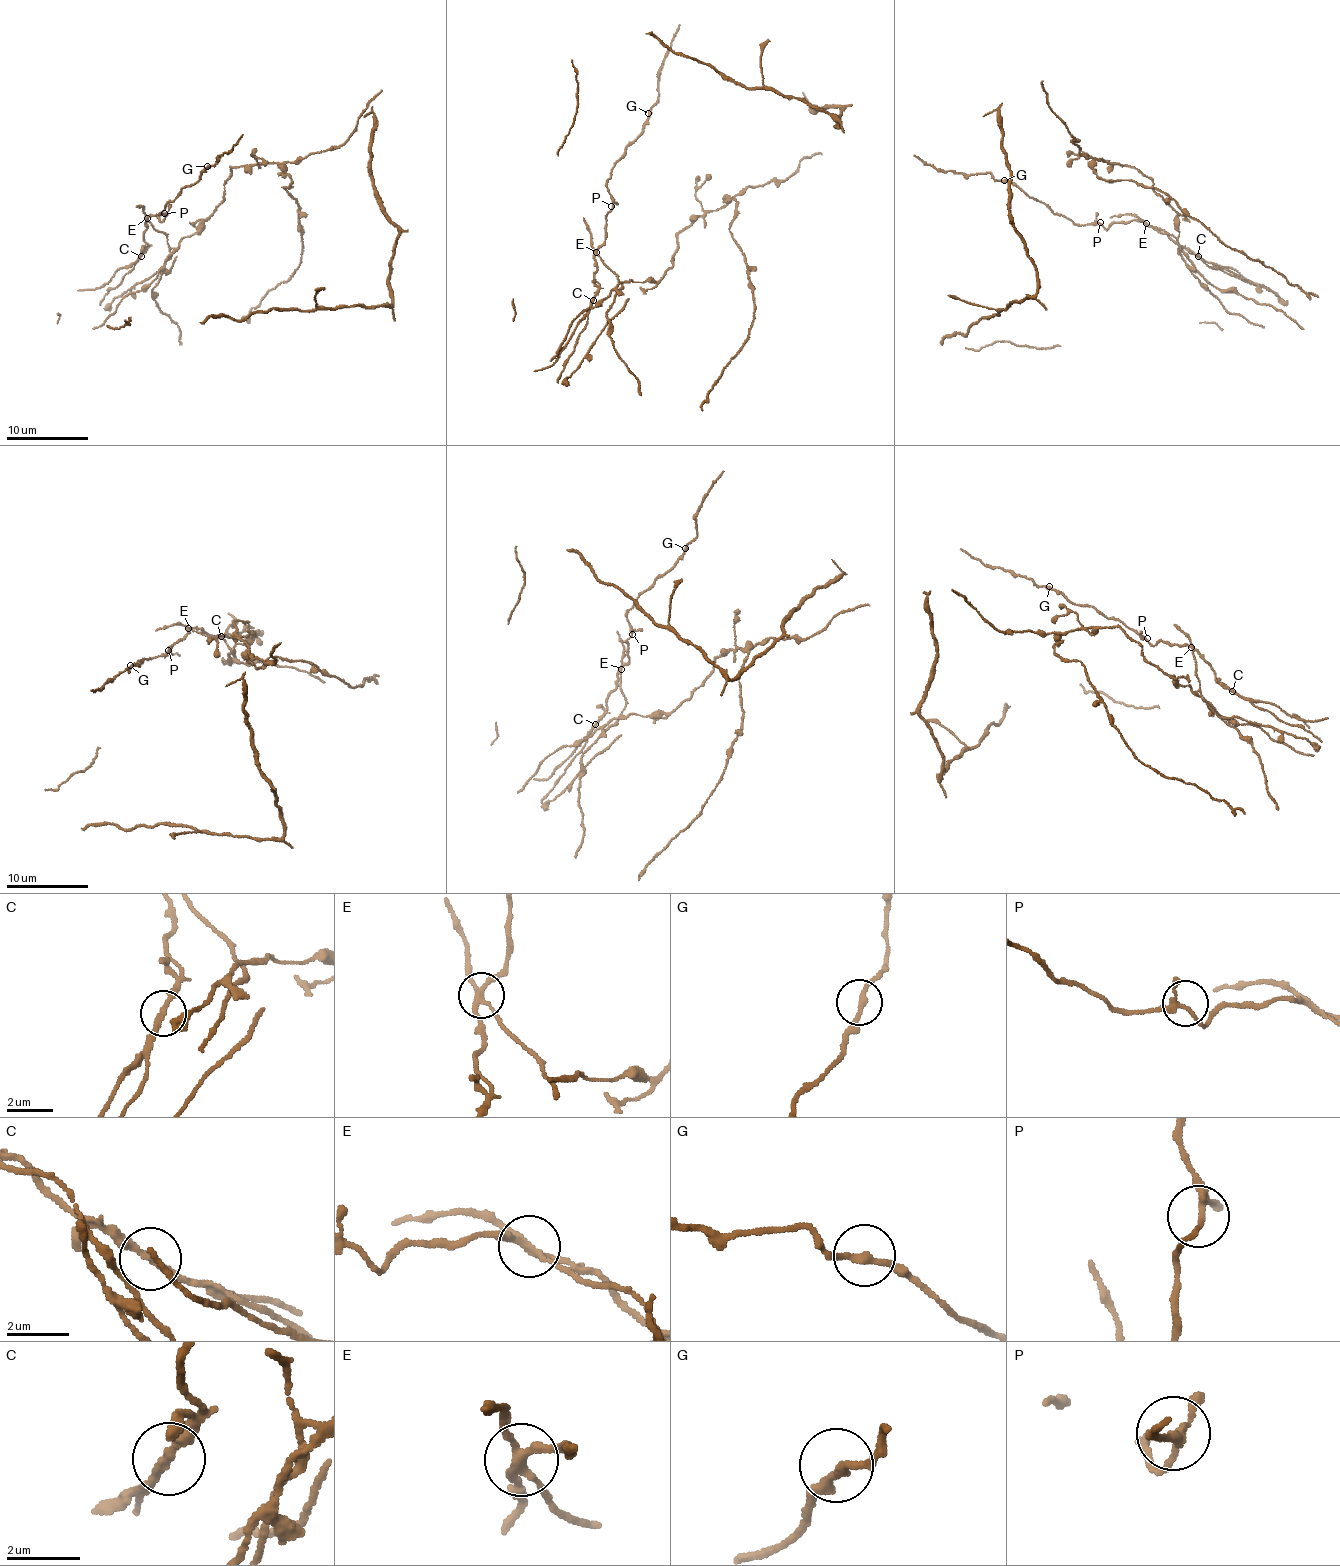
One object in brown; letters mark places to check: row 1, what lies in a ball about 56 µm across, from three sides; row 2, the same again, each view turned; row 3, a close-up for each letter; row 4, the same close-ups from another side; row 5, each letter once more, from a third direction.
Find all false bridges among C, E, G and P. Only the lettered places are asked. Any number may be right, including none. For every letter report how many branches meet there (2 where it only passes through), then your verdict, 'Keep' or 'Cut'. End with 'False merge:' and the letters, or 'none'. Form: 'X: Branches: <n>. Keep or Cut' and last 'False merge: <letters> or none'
C: Branches: 2. Cut
E: Branches: 4. Cut
G: Branches: 2. Keep
P: Branches: 3. Keep
False merge: C, E

